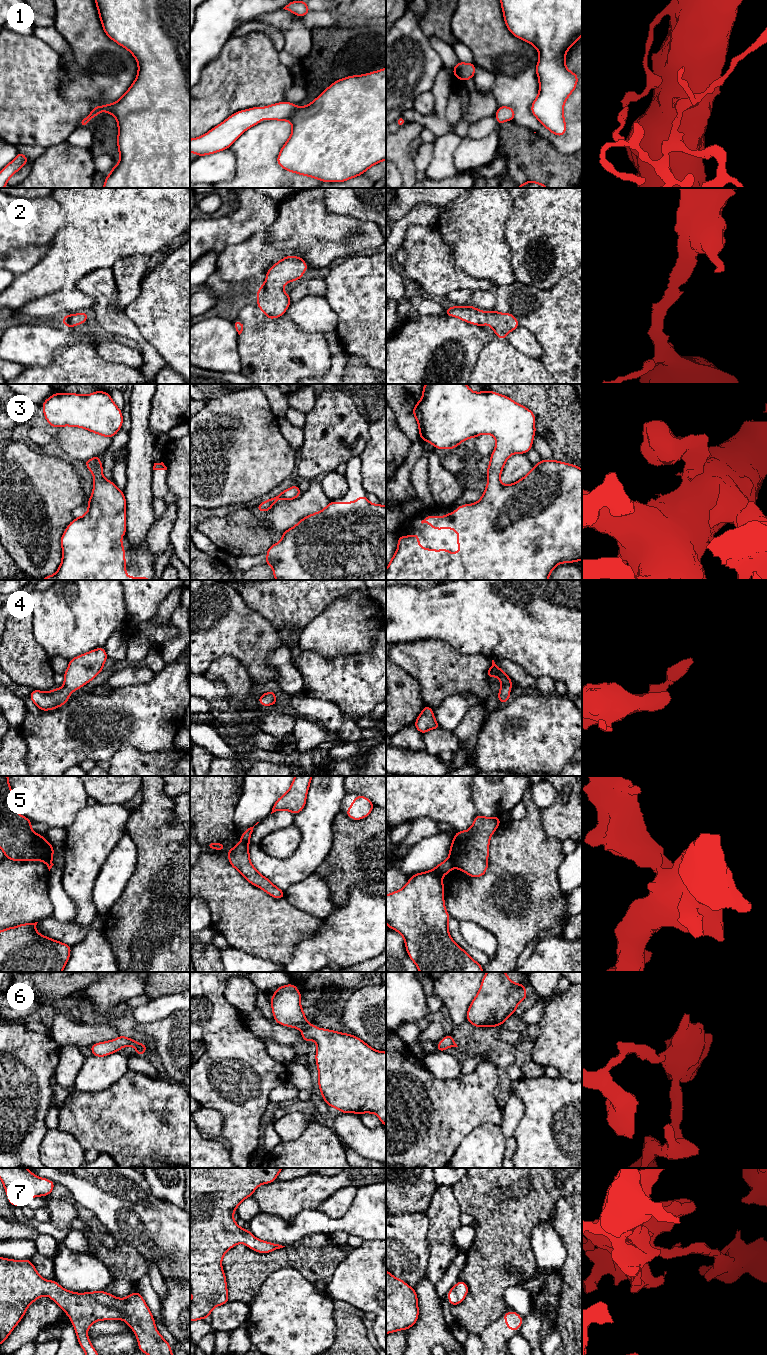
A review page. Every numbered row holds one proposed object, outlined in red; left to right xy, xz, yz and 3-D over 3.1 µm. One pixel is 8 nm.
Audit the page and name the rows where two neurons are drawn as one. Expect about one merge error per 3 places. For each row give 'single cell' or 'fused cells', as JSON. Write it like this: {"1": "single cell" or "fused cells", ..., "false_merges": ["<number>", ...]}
{"1": "single cell", "2": "single cell", "3": "single cell", "4": "single cell", "5": "fused cells", "6": "single cell", "7": "single cell", "false_merges": ["5"]}

